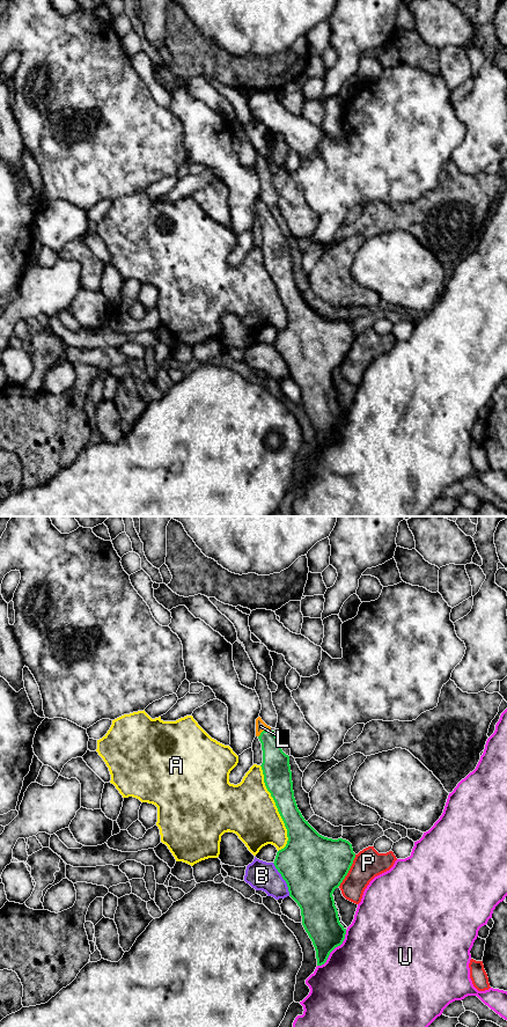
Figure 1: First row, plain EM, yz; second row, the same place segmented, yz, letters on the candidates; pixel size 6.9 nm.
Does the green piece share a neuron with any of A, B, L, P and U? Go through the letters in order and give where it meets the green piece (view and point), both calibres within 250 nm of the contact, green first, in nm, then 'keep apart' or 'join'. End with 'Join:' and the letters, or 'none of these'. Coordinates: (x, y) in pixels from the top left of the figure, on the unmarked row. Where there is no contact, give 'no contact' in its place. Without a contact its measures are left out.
A: meets green in yz at (278, 291); 190 nm thick on the green side, 380 nm on the other; keep apart
B: meets green in yz at (283, 359); 440 nm thick on the green side, 200 nm on the other; keep apart
L: meets green in yz at (263, 212); 190 nm thick on the green side, 70 nm on the other; join
P: meets green in yz at (348, 351); 440 nm thick on the green side, 200 nm on the other; keep apart
U: meets green in yz at (333, 430); 260 nm thick on the green side, 480 nm on the other; keep apart
Join: L

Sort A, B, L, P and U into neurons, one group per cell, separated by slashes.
A / B / L / P / U

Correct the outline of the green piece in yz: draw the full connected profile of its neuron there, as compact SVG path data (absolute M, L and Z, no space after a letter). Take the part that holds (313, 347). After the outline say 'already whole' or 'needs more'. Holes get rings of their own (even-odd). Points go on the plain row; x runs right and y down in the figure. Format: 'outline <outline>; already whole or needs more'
outline M260 198L256 200L256 218L262 225L264 264L275 284L288 318L286 328L277 333L273 345L287 365L289 377L301 390L302 406L315 428L317 447L322 447L345 420L346 410L339 403L332 375L347 357L355 335L348 322L324 318L304 301L294 279L289 237L282 233L274 212Z; needs more

